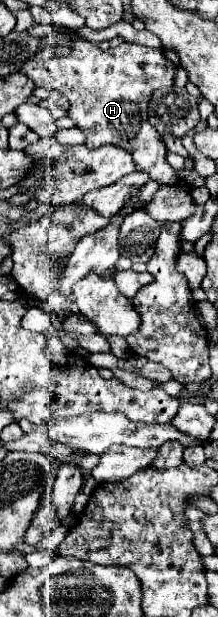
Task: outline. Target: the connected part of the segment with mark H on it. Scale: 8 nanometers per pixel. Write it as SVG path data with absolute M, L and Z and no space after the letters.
M88 40L70 44L72 54L66 58L52 58L50 50L38 54L22 72L34 80L36 86L54 88L70 100L68 118L86 136L88 148L122 146L130 150L136 170L150 174L160 186L178 186L178 174L166 160L166 148L160 134L148 122L148 102L156 88L174 86L178 66L166 56L162 48L148 48L140 44L122 42L116 48L100 50Z

